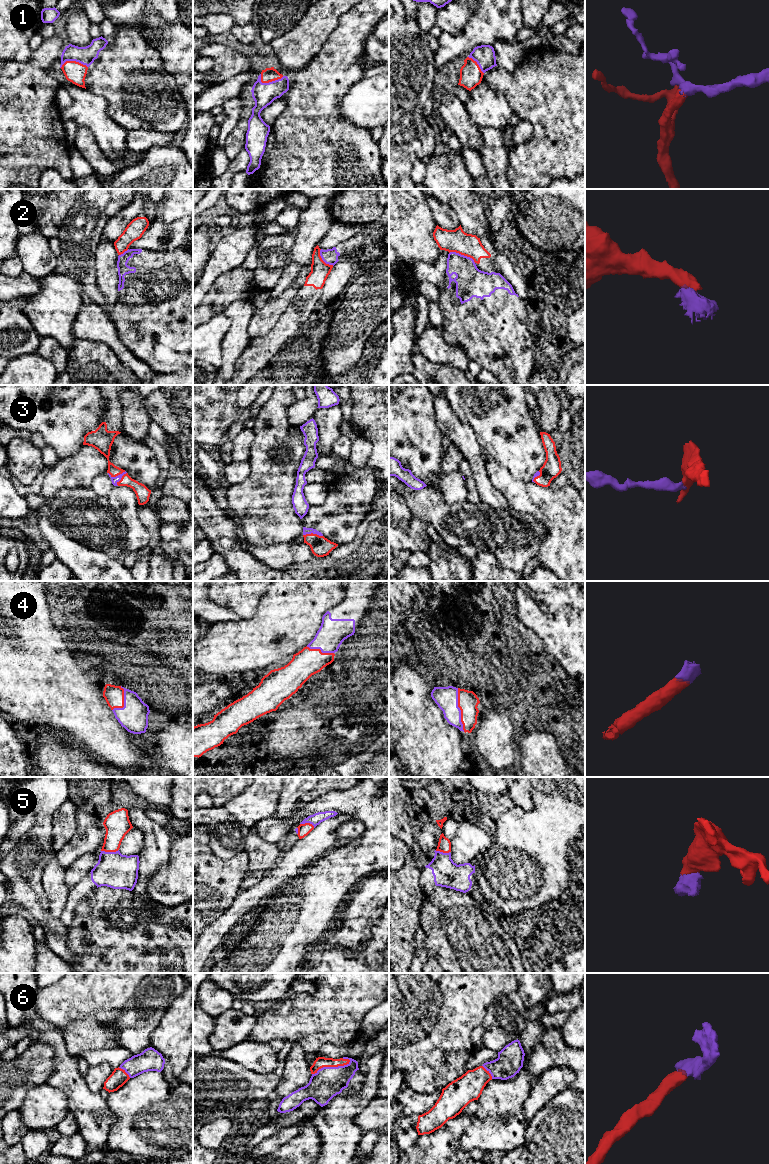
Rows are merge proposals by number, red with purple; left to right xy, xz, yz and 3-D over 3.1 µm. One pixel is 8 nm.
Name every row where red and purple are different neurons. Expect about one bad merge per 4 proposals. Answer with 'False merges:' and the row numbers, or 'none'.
False merges: 2

